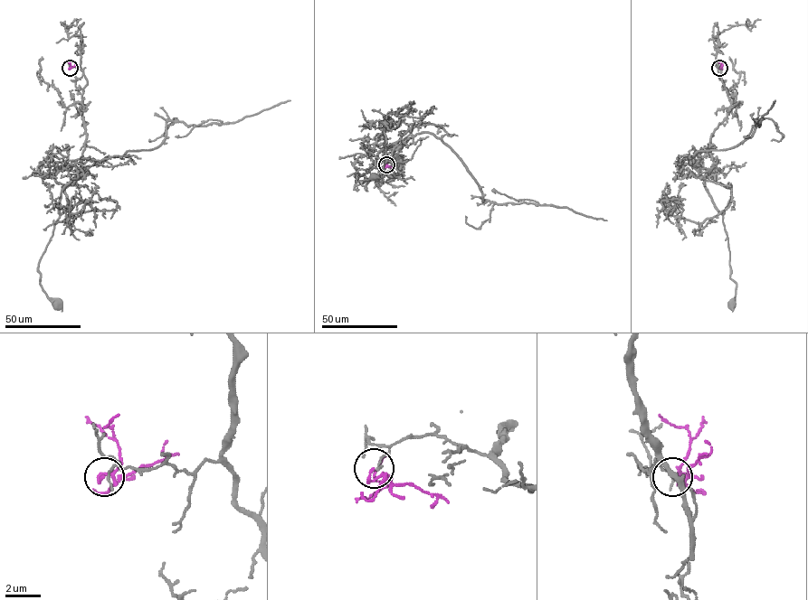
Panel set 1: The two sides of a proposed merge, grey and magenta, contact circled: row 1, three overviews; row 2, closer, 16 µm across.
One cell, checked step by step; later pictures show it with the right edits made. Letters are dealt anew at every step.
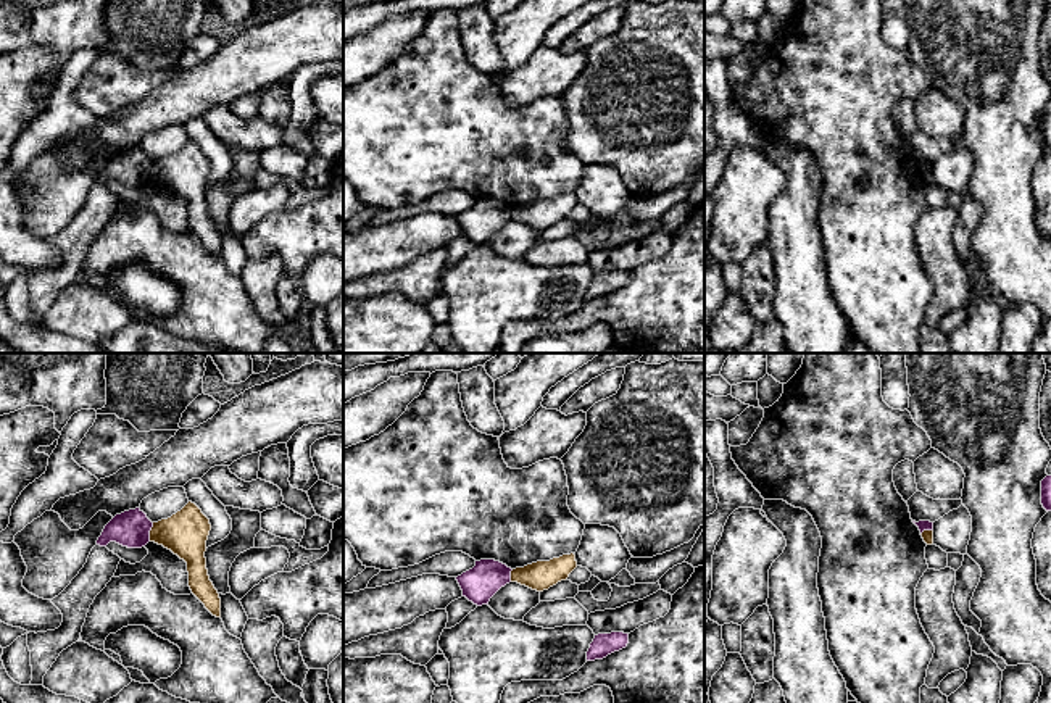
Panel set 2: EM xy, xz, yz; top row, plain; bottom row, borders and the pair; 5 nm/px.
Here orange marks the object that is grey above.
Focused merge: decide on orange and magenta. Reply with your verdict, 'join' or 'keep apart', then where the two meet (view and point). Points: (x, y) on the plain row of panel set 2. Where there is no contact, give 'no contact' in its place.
keep apart; meets orange in xy at (150, 171)

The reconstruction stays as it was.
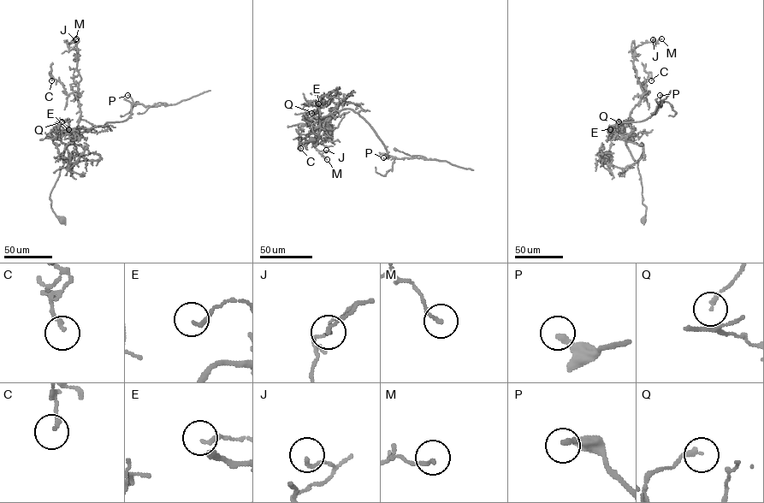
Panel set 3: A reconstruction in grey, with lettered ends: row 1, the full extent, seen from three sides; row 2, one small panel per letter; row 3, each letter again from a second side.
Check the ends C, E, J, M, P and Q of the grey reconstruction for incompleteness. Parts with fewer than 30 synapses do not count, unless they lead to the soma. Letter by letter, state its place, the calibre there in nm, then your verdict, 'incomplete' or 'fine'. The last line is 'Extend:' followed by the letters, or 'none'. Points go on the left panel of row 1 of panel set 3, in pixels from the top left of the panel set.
C: place (51, 80); calibre 160 nm; fine
E: place (68, 129); calibre 160 nm; fine
J: place (75, 39); calibre 120 nm; fine
M: place (76, 38); calibre 140 nm; fine
P: place (127, 95); calibre 240 nm; fine
Q: place (62, 121); calibre 170 nm; fine
Extend: none

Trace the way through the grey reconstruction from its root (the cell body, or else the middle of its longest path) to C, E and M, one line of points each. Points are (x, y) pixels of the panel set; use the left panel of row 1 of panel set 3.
C: (61, 220), (50, 192), (80, 111), (78, 92), (67, 94), (50, 72), (51, 80)
E: (61, 220), (51, 207), (50, 196), (68, 157), (66, 144), (60, 138), (74, 128), (68, 129)
M: (61, 220), (50, 196), (80, 115), (78, 50), (64, 42), (76, 38)

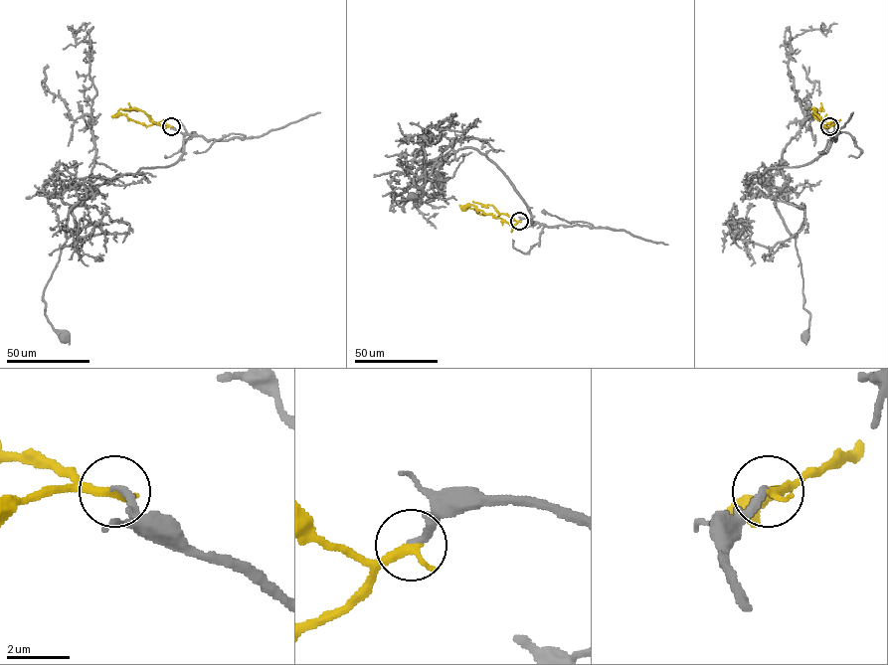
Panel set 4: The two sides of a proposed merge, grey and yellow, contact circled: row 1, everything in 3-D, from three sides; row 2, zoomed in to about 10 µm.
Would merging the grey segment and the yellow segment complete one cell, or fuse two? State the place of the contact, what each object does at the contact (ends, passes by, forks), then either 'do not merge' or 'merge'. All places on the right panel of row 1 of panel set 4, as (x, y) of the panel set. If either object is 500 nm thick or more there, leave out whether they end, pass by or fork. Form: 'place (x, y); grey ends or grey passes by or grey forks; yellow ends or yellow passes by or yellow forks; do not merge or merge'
place (829, 126); grey ends; yellow ends; merge

